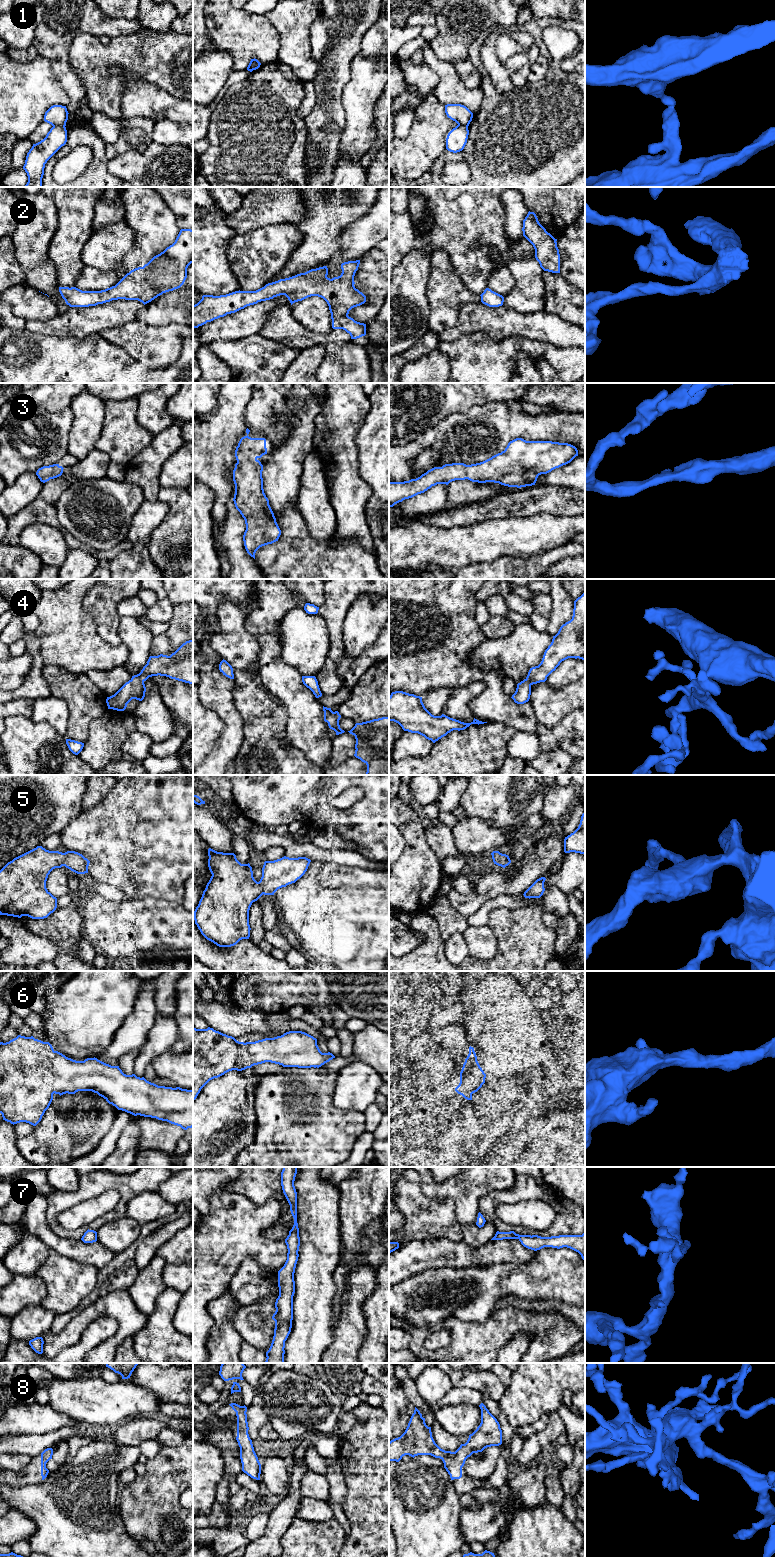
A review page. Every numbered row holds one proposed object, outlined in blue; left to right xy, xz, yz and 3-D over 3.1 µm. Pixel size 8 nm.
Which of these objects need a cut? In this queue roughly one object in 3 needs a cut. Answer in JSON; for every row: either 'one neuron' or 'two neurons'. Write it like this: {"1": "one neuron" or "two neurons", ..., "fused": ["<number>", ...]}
{"1": "two neurons", "2": "one neuron", "3": "one neuron", "4": "one neuron", "5": "one neuron", "6": "one neuron", "7": "one neuron", "8": "one neuron", "fused": ["1"]}

